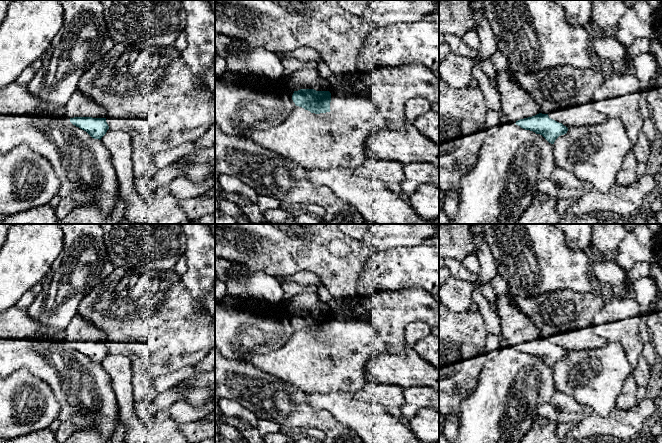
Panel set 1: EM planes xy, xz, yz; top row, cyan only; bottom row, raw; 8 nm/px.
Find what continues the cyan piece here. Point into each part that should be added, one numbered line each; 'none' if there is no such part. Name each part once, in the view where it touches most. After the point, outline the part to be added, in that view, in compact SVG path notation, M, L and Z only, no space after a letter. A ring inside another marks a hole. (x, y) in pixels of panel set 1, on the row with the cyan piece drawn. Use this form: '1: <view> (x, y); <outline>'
1: xy (78, 105); M75 91L69 101L65 104L65 115L70 118L74 117L92 117L92 118L106 118L106 110L95 103L93 100L87 98L79 91Z

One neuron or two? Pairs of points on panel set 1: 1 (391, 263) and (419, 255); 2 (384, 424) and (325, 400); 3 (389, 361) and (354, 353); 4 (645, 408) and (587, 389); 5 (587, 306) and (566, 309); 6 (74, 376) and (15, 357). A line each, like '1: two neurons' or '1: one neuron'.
1: one neuron
2: one neuron
3: two neurons
4: two neurons
5: one neuron
6: one neuron

